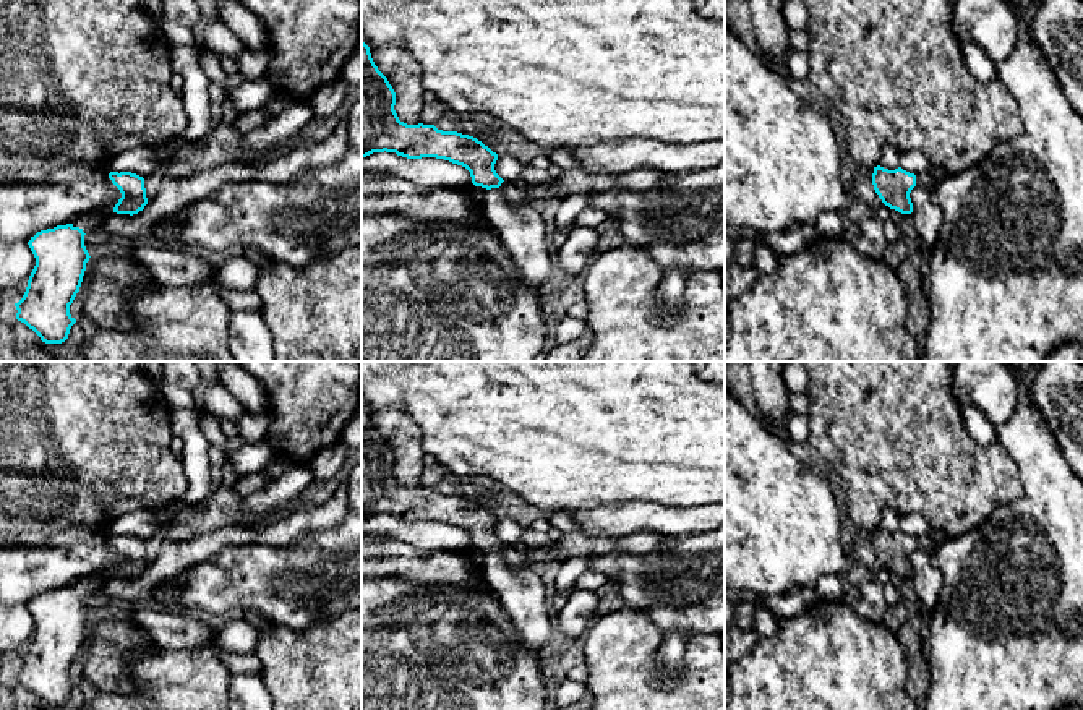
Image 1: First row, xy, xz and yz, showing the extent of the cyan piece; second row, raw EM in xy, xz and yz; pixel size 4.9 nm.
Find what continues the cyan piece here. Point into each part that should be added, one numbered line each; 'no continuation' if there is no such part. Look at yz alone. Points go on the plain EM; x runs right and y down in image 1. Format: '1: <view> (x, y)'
1: yz (933, 538)

